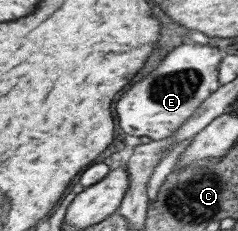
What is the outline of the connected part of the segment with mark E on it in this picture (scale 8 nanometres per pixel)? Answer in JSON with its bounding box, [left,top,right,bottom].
[114,45,221,140]

